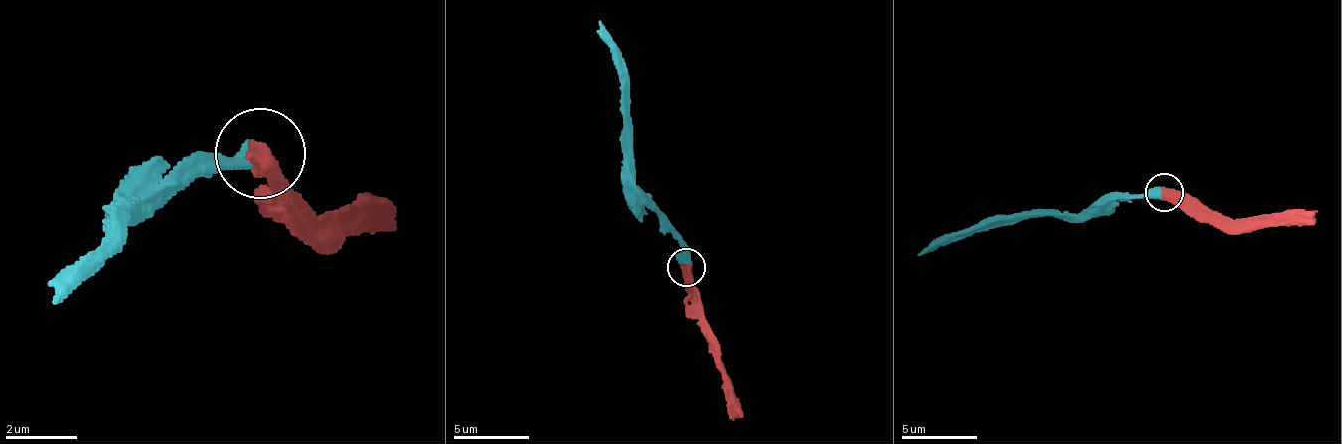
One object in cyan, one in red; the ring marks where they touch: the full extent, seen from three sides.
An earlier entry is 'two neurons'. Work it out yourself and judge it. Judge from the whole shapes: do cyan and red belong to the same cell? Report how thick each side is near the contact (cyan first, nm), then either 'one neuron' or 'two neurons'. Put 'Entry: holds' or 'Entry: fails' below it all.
600 nm thick on the cyan side, 650 nm on the other; one neuron
Entry: fails

